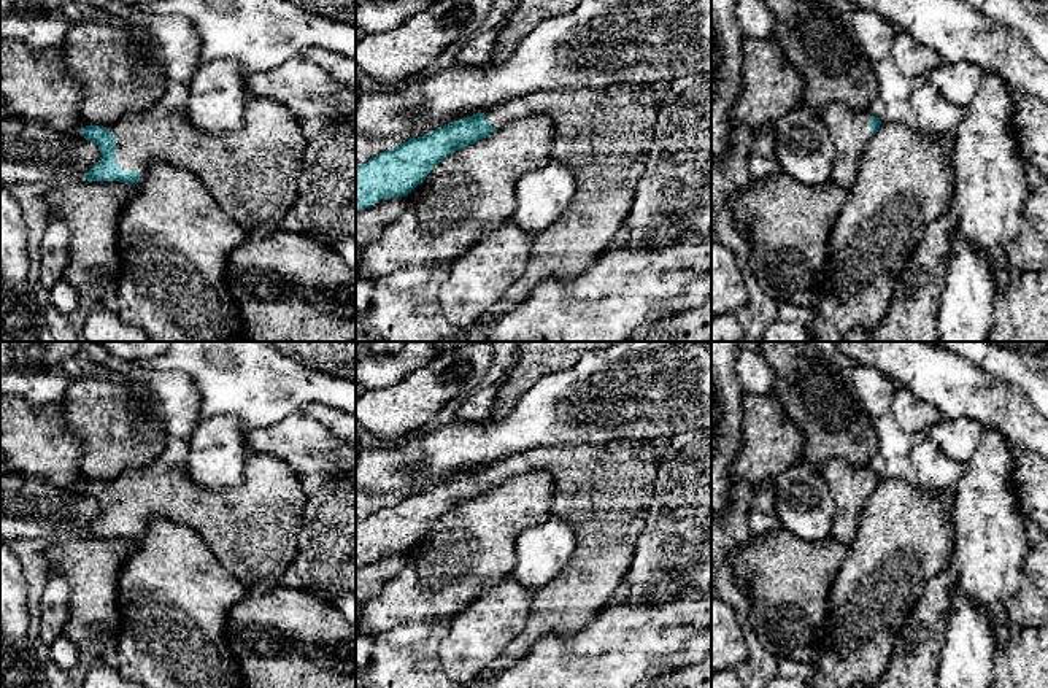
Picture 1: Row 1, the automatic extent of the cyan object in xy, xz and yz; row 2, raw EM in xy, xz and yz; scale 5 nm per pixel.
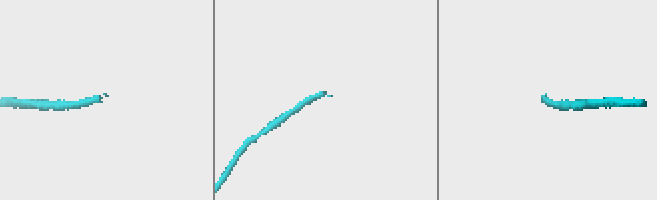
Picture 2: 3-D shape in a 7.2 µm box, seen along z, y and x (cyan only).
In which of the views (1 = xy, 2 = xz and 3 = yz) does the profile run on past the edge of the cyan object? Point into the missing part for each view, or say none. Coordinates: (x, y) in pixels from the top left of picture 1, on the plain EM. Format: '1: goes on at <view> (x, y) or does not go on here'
1: goes on at xy (253, 529)
2: goes on at xz (604, 491)
3: goes on at yz (850, 487)

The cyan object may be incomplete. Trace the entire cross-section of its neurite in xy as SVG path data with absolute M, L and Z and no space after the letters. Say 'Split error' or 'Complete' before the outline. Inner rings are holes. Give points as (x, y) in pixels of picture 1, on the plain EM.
Split error. M248 454L240 486L225 489L200 488L183 466L168 466L159 459L133 467L108 483L86 481L81 491L94 497L102 508L83 537L143 537L152 518L160 516L192 528L218 558L251 591L273 586L294 564L299 532L308 501L287 464L275 456Z

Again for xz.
Split error. M615 440L603 445L543 446L516 453L484 469L462 473L430 489L410 494L400 502L380 508L356 524L356 567L383 555L408 551L449 510L473 501L511 477L543 470L553 478L551 516L568 523L575 534L575 550L561 574L534 593L526 628L491 661L481 674L499 675L530 653L548 634L570 634L589 626L626 580L635 545L646 524L654 494L659 458L651 443Z

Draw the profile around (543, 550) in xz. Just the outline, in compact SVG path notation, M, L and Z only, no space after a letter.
M549 516L526 529L514 543L518 558L513 578L534 591L553 582L575 550L575 534L568 523Z

